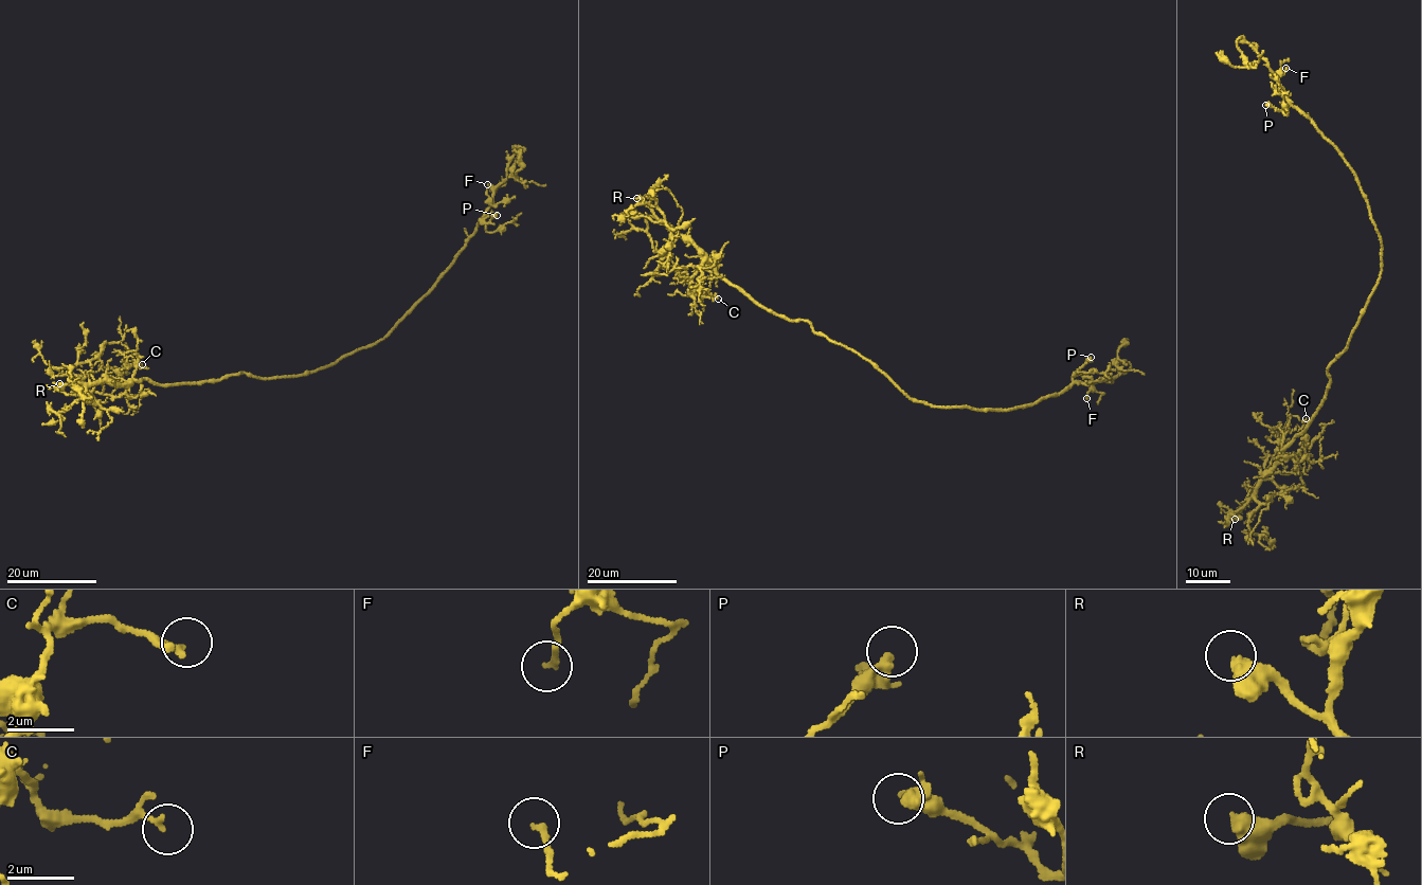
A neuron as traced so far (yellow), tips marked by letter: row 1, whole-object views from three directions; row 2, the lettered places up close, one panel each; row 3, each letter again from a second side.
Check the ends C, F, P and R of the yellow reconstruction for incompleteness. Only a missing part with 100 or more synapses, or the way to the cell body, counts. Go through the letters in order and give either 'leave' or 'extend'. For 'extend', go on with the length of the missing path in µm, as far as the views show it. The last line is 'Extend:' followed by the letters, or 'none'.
C: leave
F: leave
P: leave
R: extend; missing 70 µm
Extend: R

